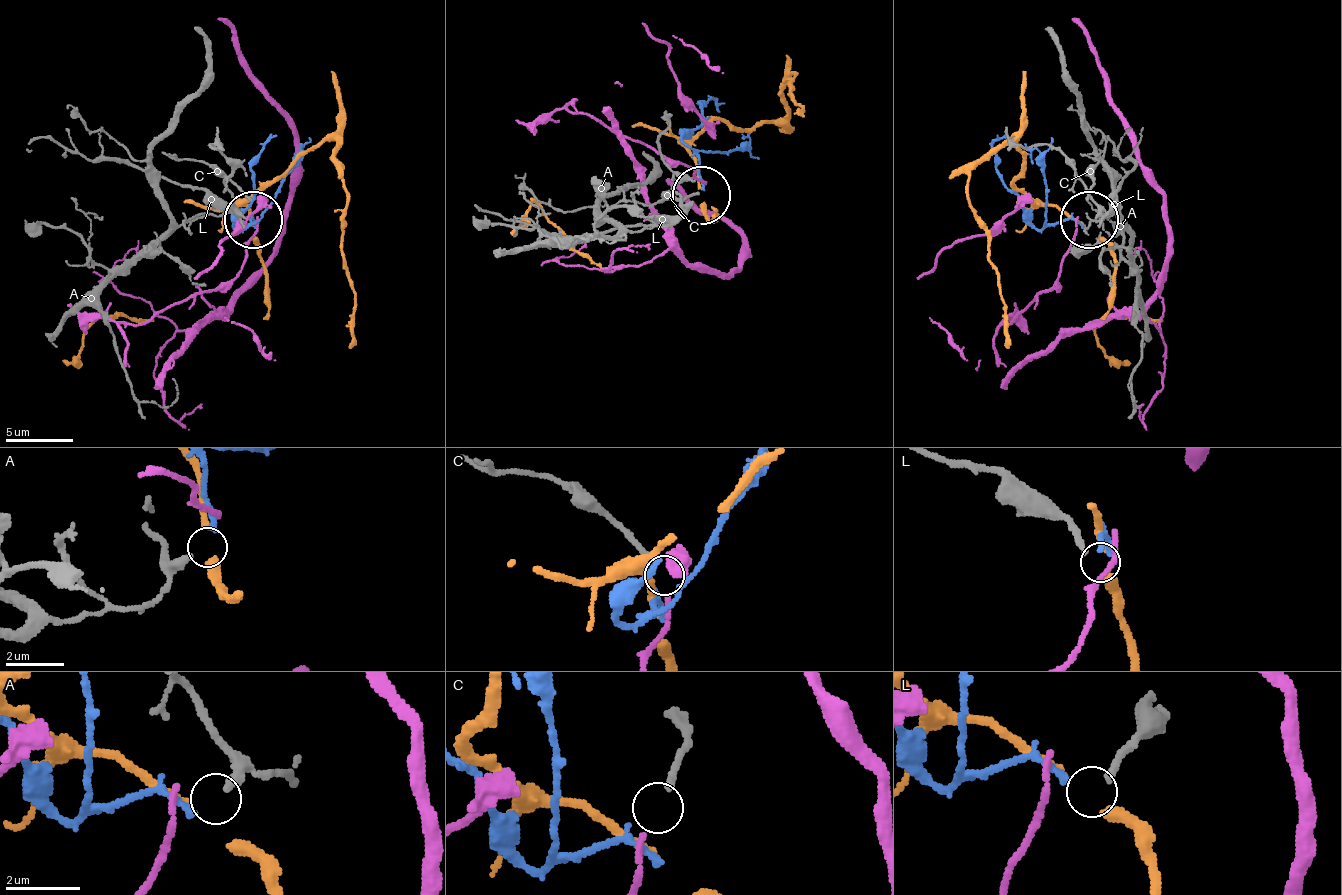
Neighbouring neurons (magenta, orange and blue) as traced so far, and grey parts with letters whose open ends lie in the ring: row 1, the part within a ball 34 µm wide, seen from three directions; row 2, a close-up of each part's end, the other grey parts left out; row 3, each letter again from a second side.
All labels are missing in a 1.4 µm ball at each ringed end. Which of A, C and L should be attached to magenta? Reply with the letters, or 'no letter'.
C

